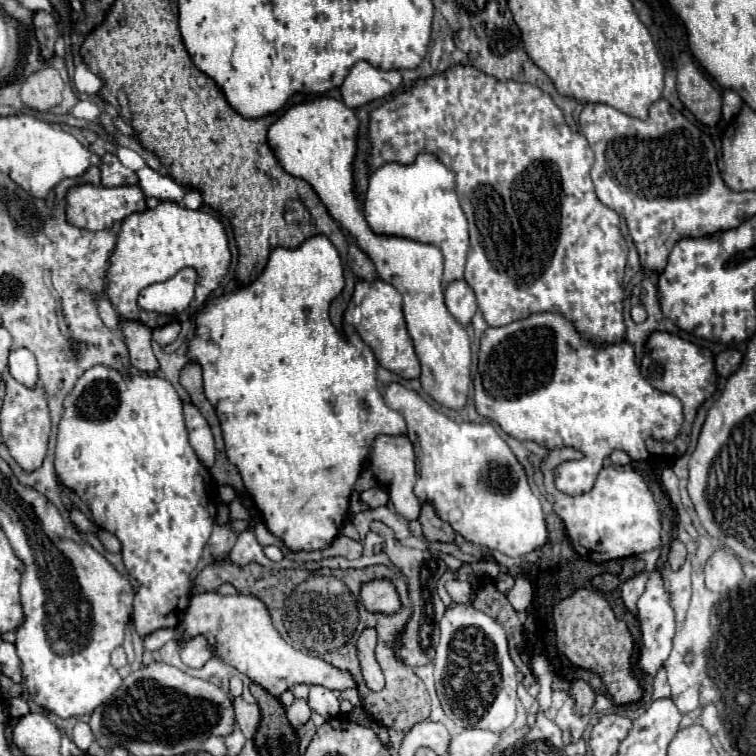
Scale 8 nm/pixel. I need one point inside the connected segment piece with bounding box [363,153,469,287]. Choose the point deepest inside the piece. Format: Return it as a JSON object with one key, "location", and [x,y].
{"location":[418,201]}

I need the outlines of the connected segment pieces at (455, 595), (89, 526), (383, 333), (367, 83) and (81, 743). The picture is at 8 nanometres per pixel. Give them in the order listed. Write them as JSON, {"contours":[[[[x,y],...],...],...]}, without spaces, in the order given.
{"contours":[[[[451,579],[445,583],[447,593],[451,595],[451,599],[455,603],[471,603],[475,599],[475,589],[469,581],[459,581],[459,579]]],[[[71,507],[69,517],[71,517],[71,521],[79,527],[79,531],[85,531],[85,533],[95,533],[95,531],[97,531],[97,527],[95,527],[77,507]]],[[[381,279],[377,281],[357,281],[353,297],[345,309],[345,321],[355,325],[359,337],[373,349],[381,367],[405,377],[417,379],[419,377],[419,359],[413,351],[413,341],[407,333],[403,311],[401,311],[401,295],[399,291]]],[[[359,61],[341,85],[343,103],[347,107],[359,107],[373,99],[381,99],[401,85],[399,71],[381,71],[367,61]]],[[[79,721],[79,723],[75,725],[75,729],[73,729],[73,743],[75,743],[81,751],[87,751],[87,749],[89,749],[89,745],[93,743],[93,731],[91,731],[91,727],[89,727],[87,723]]]]}

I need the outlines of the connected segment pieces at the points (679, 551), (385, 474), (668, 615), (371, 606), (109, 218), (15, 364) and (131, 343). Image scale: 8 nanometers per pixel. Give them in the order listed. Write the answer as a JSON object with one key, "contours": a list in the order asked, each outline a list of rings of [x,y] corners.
{"contours":[[[[673,539],[671,541],[671,551],[669,551],[669,565],[671,565],[671,569],[679,569],[683,565],[685,557],[687,557],[685,545],[679,539]]],[[[377,435],[369,451],[369,465],[377,483],[387,489],[395,511],[407,521],[415,521],[419,517],[421,503],[413,493],[417,471],[415,471],[415,451],[409,437],[407,435]]],[[[659,571],[649,573],[649,581],[647,581],[647,587],[645,587],[643,595],[639,597],[637,609],[639,609],[637,617],[639,617],[641,633],[643,633],[643,649],[641,649],[641,657],[639,657],[639,667],[645,673],[655,675],[657,669],[669,657],[671,645],[673,645],[673,635],[675,635],[675,613],[673,613],[673,607],[671,607],[671,595],[669,595],[669,591],[665,587],[665,581],[663,581]]],[[[371,579],[363,583],[359,597],[369,613],[391,615],[401,609],[401,601],[391,579]]],[[[77,185],[71,187],[65,195],[67,207],[65,207],[65,215],[67,215],[67,223],[81,227],[81,229],[91,229],[91,231],[99,231],[99,229],[113,229],[117,227],[125,217],[129,217],[131,213],[137,211],[145,211],[145,195],[137,185],[123,185],[123,187],[95,187],[95,185]]],[[[25,347],[13,349],[11,355],[9,355],[9,373],[11,373],[11,377],[15,381],[19,381],[19,383],[23,383],[27,387],[37,385],[39,373],[37,373],[35,355]]],[[[123,321],[123,337],[129,347],[131,363],[143,373],[155,373],[159,369],[159,363],[151,349],[151,329],[143,323]]]]}

